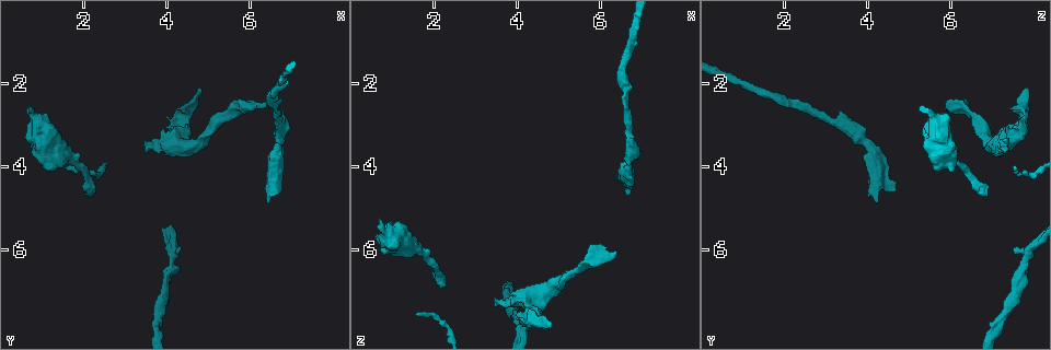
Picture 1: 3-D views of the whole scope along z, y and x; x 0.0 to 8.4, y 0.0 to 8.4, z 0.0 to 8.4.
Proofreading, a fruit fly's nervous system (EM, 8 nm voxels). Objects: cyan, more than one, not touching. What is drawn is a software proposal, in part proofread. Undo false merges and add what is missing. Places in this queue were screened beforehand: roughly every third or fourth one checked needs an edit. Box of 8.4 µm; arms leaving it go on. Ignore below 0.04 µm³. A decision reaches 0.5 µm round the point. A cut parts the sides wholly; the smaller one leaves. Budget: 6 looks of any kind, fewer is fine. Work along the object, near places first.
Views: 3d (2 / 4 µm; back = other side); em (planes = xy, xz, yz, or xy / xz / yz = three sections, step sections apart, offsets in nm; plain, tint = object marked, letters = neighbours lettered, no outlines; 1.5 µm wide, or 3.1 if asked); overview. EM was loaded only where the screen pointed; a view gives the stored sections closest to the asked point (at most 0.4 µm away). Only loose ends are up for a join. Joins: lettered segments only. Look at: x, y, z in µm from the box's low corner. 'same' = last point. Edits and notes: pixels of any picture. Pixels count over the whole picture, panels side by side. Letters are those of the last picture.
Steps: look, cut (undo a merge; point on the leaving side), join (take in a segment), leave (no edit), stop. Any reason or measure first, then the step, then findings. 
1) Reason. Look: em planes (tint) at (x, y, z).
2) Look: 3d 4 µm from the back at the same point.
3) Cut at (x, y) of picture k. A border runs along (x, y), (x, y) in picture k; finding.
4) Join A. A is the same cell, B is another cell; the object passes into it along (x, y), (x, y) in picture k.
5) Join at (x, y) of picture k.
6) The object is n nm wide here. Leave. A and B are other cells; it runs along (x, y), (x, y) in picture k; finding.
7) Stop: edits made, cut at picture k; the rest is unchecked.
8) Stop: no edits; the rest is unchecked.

Free end. Look: em planes (plain) at (3.45, 3.55, 7.35).

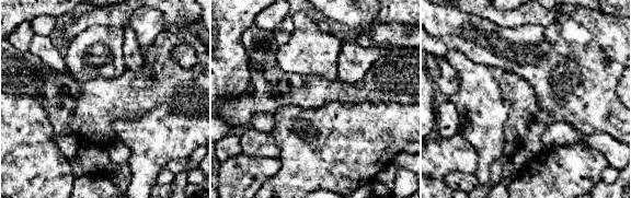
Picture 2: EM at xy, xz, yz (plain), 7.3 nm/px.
See the neighbours. Look: em planes (letters) at the same point.

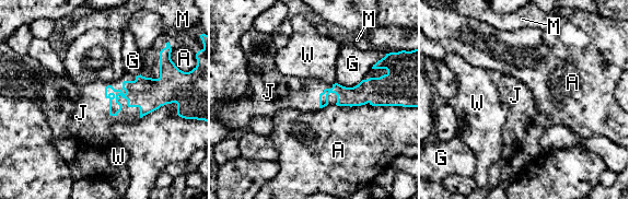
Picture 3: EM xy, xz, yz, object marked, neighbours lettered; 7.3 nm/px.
Join J. J is the same cell, A, G, M and W are other cells; the object passes into it along (141, 93), (108, 85), (84, 109) in picture 3; the cell continues.

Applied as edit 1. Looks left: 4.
Redraw. Look: overview.

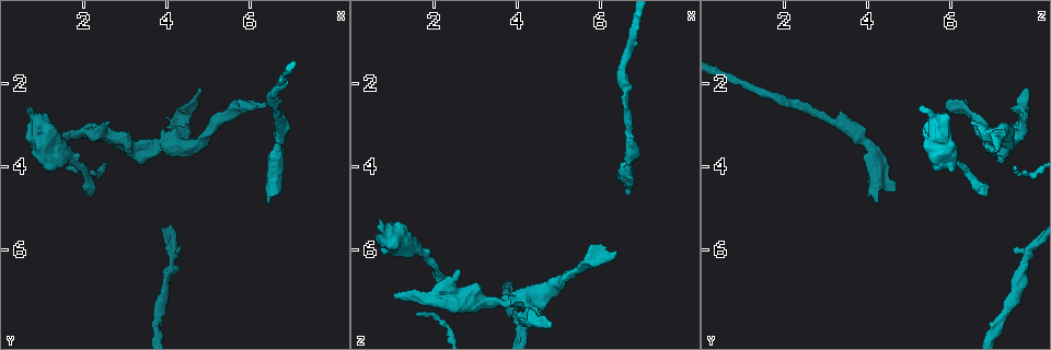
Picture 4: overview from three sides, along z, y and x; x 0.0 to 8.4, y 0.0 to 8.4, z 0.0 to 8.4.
Branch stops here. Look: 3d 2 µm from the back at (0.65, 2.55, 5.25).

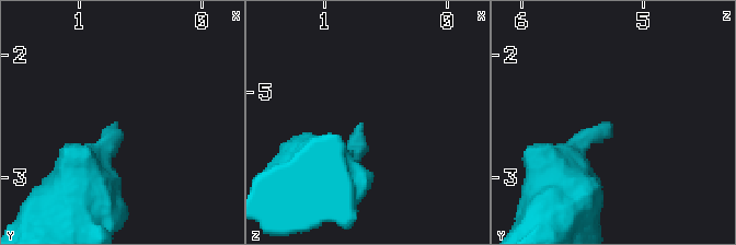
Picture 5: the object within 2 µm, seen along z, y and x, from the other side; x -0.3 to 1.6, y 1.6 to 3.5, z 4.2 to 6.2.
Shape alone is not enough. Look: em yz step 8 (tint) at (0.70, 2.56, 5.28).

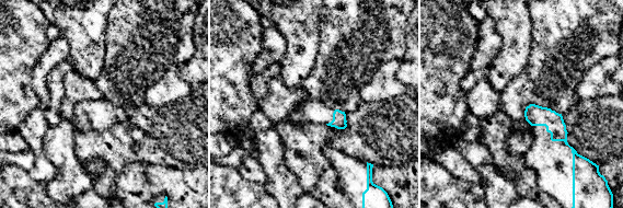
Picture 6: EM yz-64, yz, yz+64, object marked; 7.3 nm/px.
Another direction. Look: em planes (letters) at the same point.

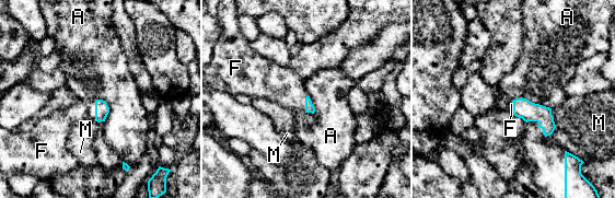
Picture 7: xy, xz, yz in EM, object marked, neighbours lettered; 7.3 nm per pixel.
The longest contact is with A, 190 nm. Join F. F is the same cell, A and M are other cells; the object passes into it along (102, 109), (95, 109), (83, 109) in picture 7; the cell continues.

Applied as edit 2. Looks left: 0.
Stop: edits made, join at picture 3, join at picture 7; the rest is unchecked.

